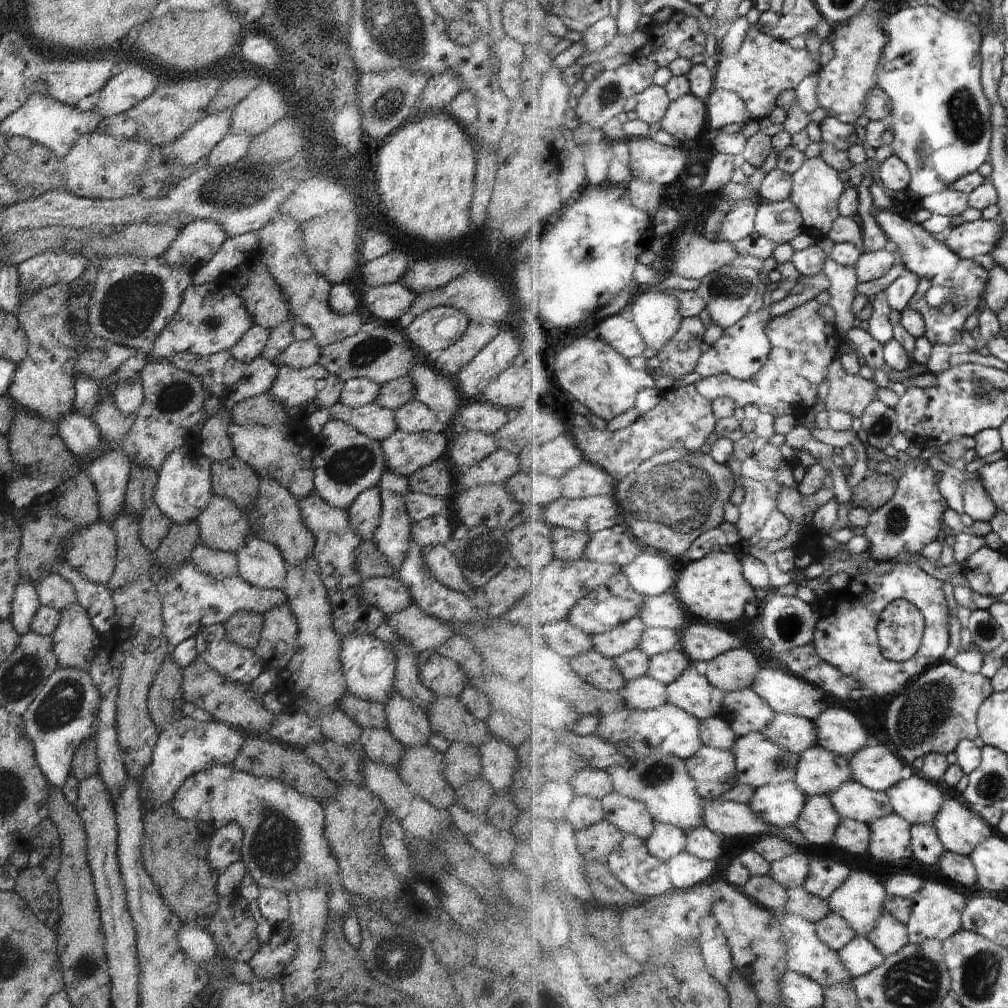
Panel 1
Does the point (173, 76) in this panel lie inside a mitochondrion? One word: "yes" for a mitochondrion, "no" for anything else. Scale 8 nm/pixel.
no

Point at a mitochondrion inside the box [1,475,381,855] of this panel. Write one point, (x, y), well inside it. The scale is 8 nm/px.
(64, 702)

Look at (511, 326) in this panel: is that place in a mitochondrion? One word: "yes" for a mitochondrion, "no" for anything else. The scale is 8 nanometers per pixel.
no

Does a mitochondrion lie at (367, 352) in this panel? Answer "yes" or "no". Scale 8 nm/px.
yes

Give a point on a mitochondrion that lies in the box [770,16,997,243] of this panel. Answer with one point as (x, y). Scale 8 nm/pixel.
(964, 113)

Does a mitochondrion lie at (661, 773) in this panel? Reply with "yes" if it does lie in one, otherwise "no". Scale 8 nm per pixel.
yes

